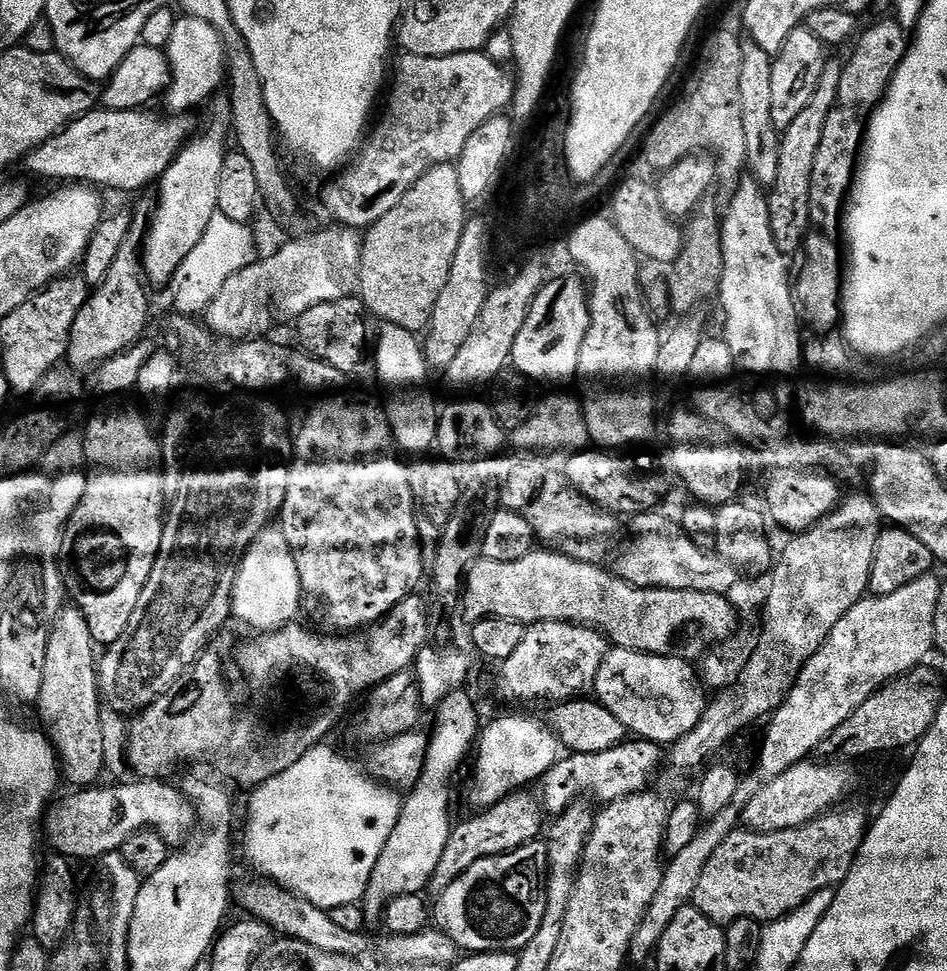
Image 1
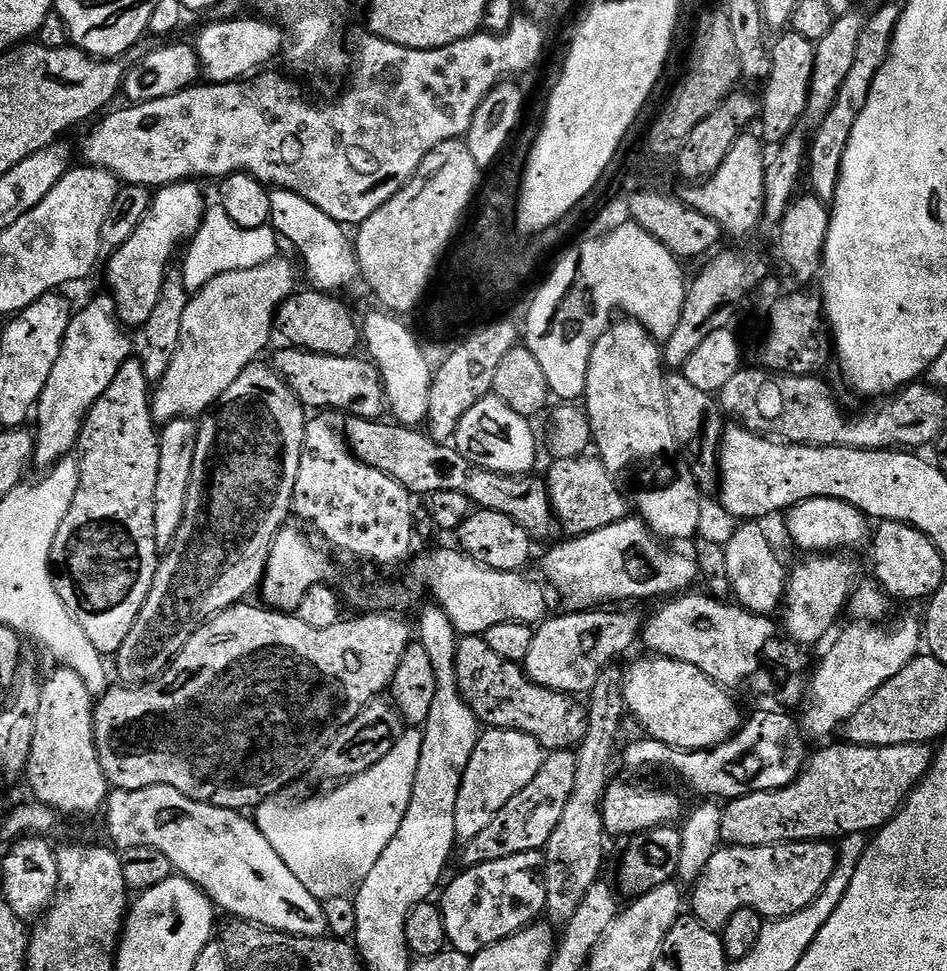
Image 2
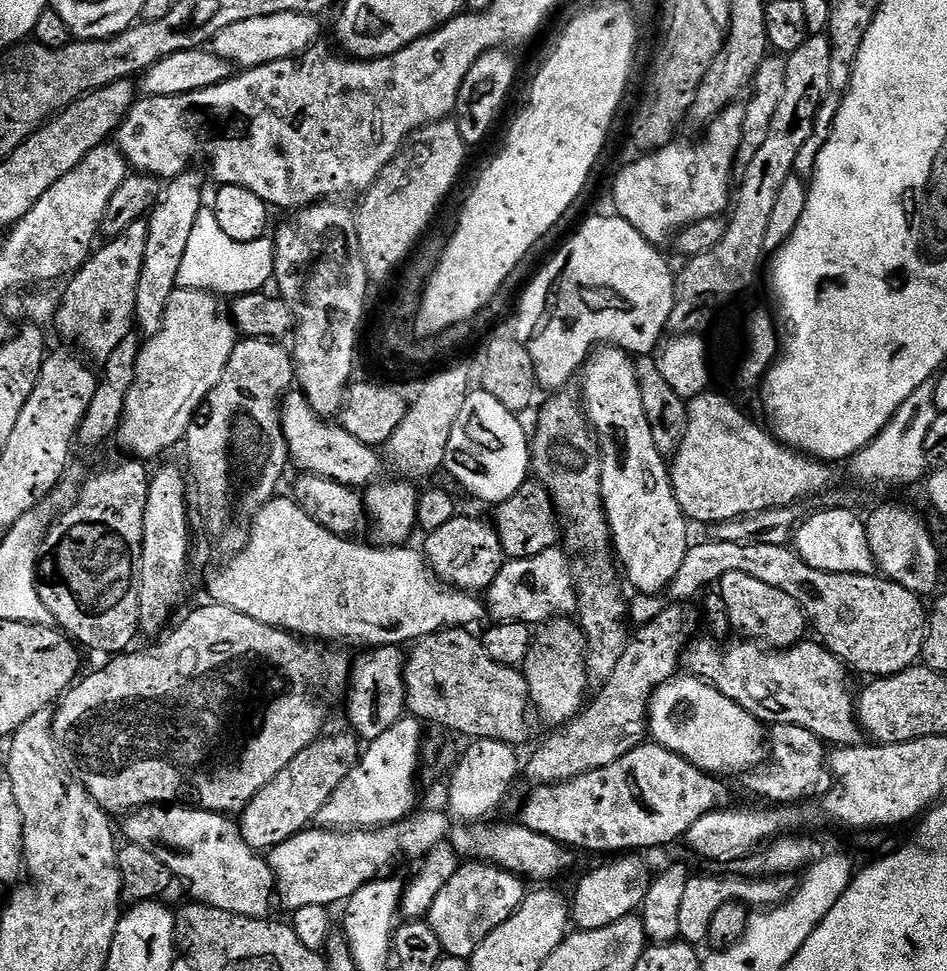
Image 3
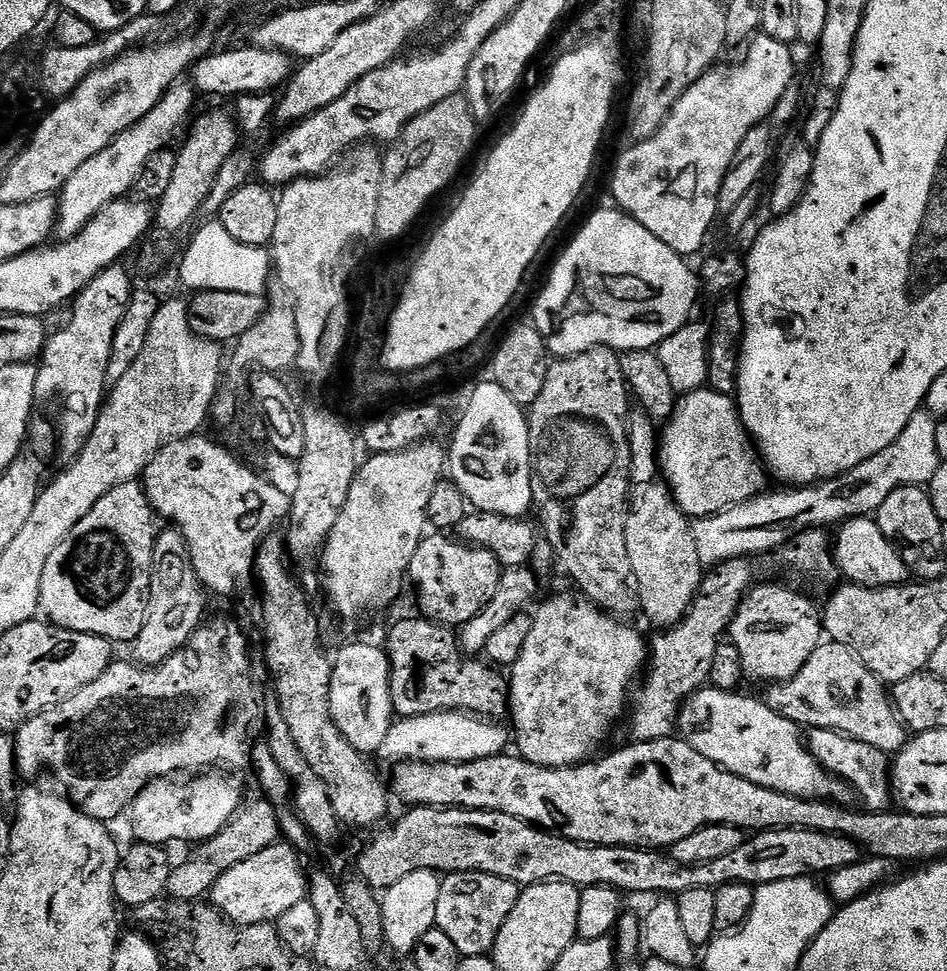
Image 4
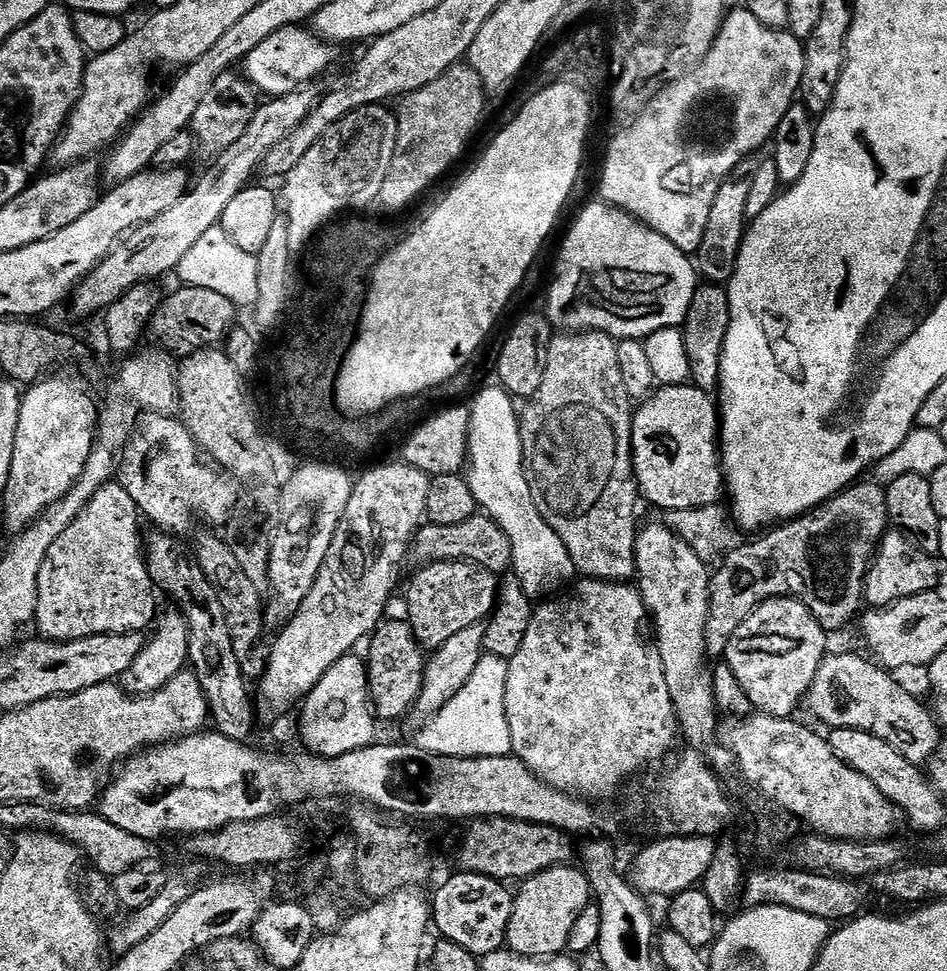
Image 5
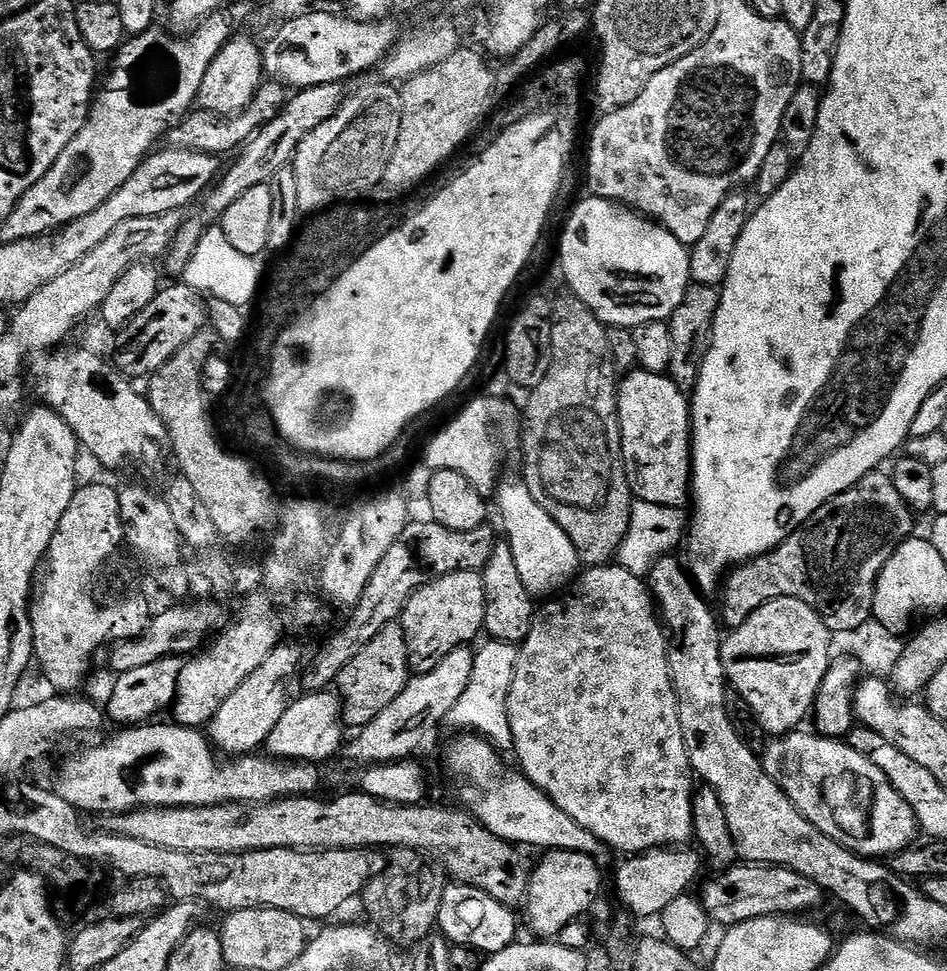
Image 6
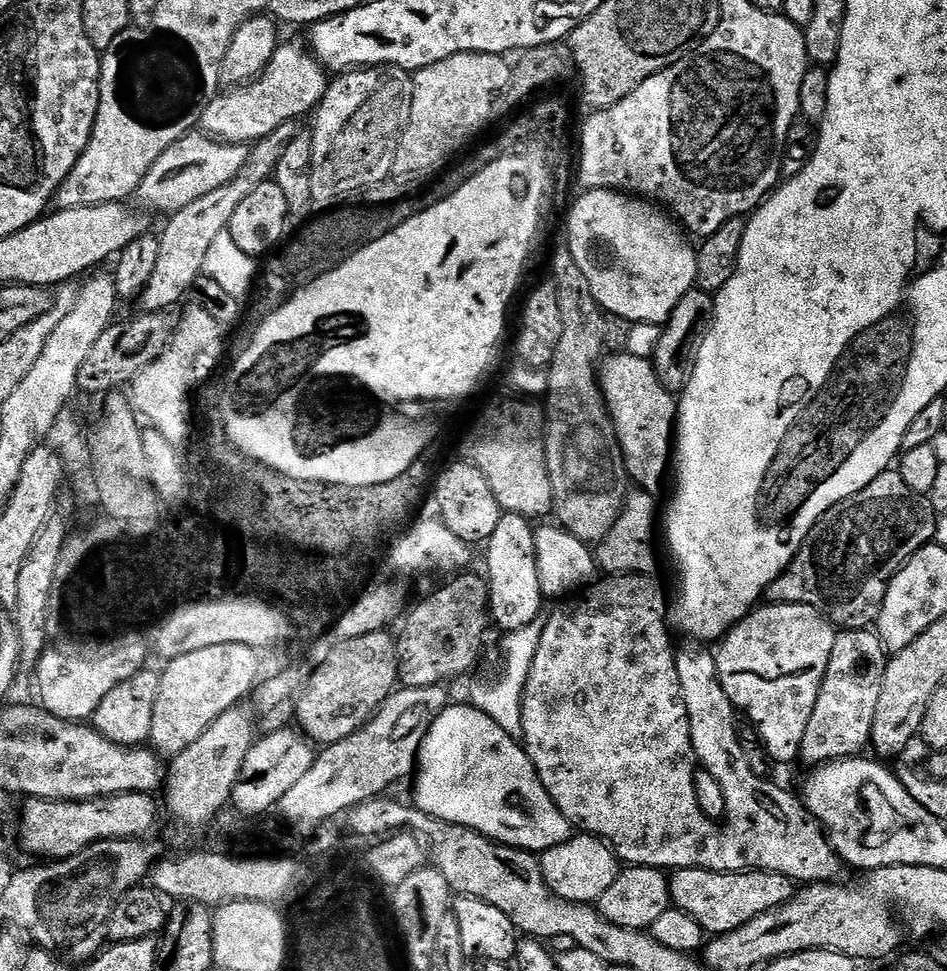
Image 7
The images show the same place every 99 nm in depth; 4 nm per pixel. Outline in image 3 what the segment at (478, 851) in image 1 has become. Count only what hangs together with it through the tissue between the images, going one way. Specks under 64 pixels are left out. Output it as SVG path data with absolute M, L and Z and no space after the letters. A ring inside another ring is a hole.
M672 602L653 621L631 633L626 654L618 660L614 674L603 683L600 697L589 703L575 719L563 725L532 757L526 760L526 776L537 785L572 780L590 770L618 762L630 750L649 739L649 707L652 696L682 668L682 653L689 643L688 635L700 620L692 606Z

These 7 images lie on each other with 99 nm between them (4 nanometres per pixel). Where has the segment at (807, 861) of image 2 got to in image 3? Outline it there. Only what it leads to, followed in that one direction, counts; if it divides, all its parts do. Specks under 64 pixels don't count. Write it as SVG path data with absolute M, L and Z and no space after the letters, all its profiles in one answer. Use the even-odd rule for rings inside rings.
M743 874L736 876L696 876L689 875L686 891L682 897L682 914L680 915L680 933L685 941L694 946L705 943L710 934L710 926L714 922L714 914L726 906L731 900L741 900L749 906L775 906L784 903L798 884L791 875L769 876L767 878L749 878Z

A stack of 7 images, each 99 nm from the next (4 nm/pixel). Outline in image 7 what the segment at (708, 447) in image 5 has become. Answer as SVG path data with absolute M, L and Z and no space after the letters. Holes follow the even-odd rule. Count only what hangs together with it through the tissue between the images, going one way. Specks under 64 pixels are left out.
M625 351L608 354L601 359L598 365L598 379L608 407L608 416L612 419L616 431L620 453L624 455L624 469L628 472L629 481L641 492L659 493L659 488L664 484L664 475L667 472L669 475L670 461L674 456L677 397L662 386L651 360L634 358Z

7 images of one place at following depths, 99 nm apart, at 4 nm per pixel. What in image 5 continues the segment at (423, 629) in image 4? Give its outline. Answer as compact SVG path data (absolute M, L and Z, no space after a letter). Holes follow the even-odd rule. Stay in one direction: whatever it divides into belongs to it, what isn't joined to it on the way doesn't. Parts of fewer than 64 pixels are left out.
M385 619L372 633L367 648L368 695L374 705L375 715L384 721L396 720L407 712L411 713L423 690L426 652L416 641L416 636L412 632L412 627L408 625L407 619Z

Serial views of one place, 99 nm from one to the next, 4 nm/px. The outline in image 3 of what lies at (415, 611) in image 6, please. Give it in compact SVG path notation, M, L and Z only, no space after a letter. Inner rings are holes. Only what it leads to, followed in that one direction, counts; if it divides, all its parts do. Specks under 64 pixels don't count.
M457 514L446 526L428 532L428 563L441 581L453 588L465 590L488 590L506 561L506 553L494 523L479 520L476 516Z

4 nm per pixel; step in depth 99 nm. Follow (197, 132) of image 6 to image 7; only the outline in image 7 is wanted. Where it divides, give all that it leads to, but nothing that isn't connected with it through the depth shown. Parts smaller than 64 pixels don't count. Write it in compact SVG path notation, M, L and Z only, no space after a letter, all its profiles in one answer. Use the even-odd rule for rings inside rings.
M281 42L274 58L254 80L243 86L232 86L212 97L202 110L199 131L203 135L223 140L226 144L251 146L278 130L278 126L299 121L299 116L315 113L326 94L330 76L307 47Z

